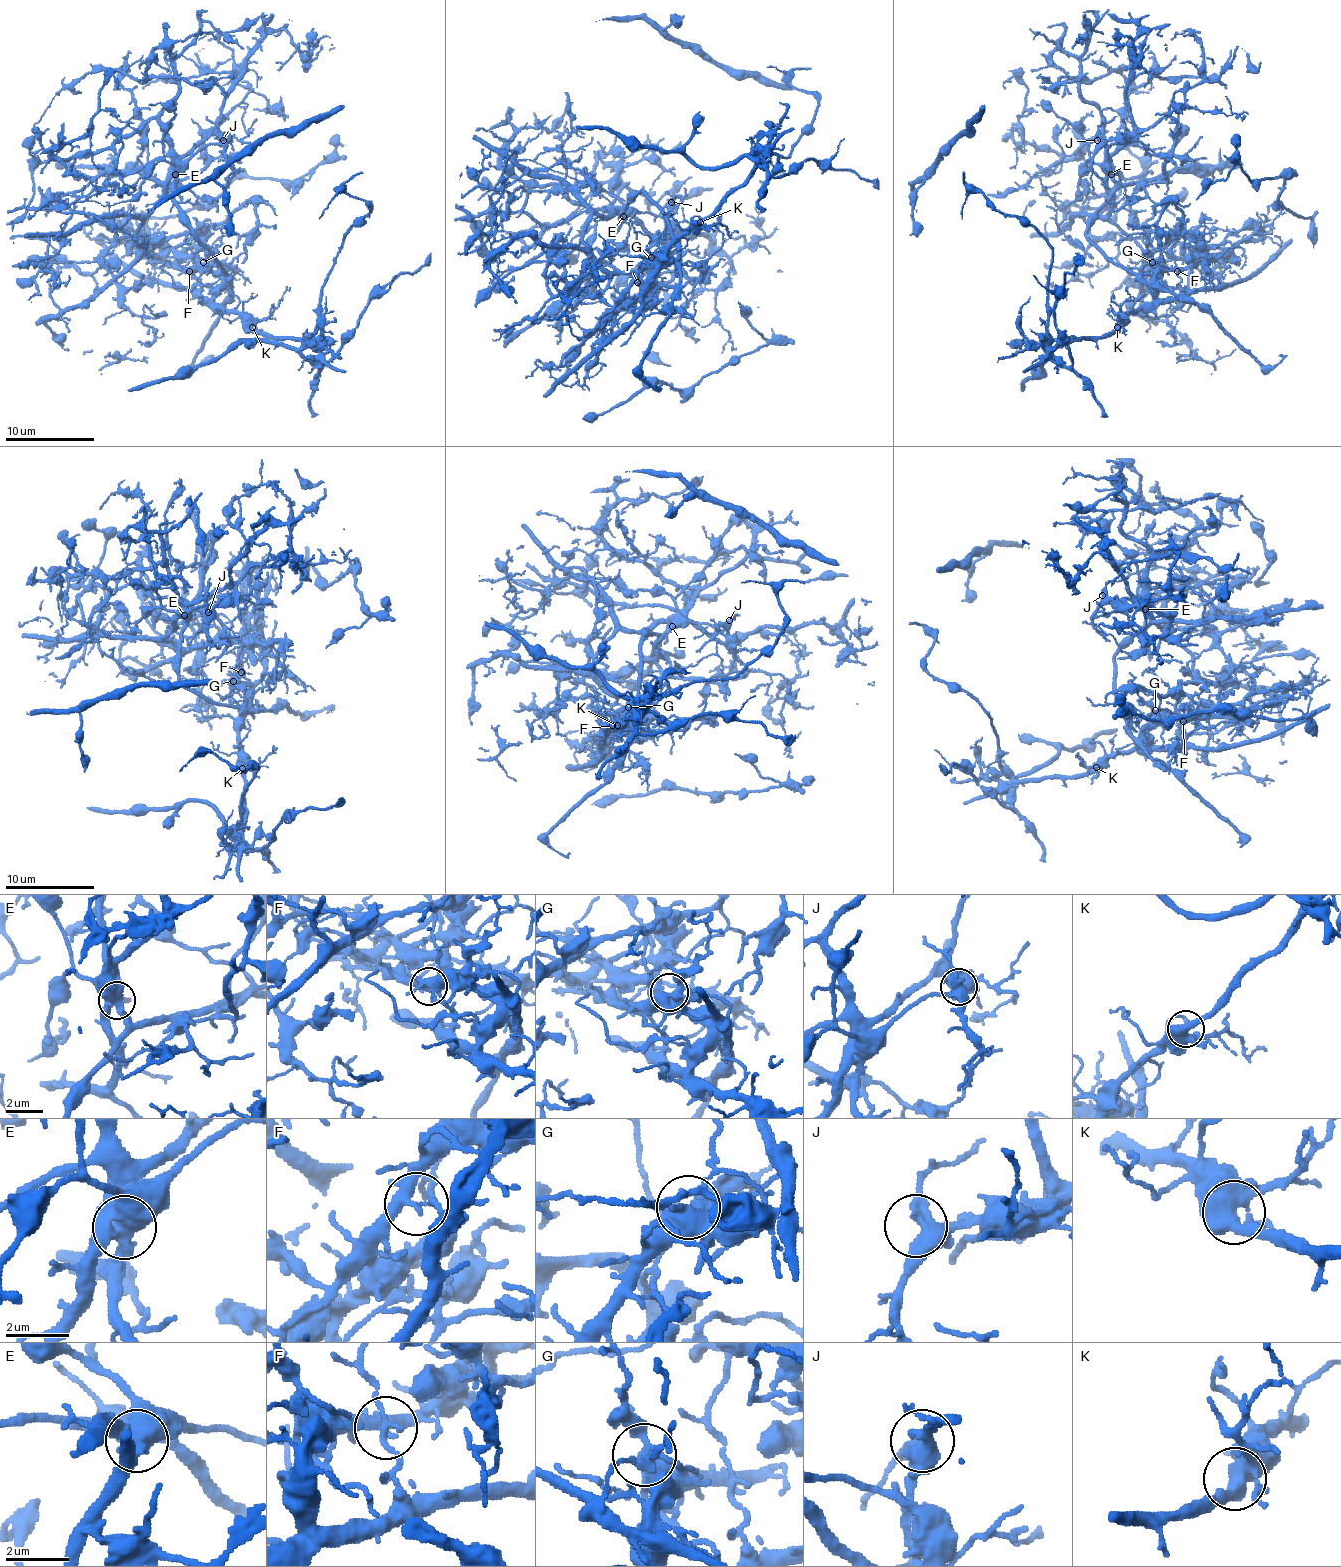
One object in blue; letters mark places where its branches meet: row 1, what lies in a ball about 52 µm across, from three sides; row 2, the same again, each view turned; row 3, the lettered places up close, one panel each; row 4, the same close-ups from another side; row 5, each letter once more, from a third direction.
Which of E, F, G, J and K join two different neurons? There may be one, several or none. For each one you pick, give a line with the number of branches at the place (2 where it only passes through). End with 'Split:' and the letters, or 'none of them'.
E: 3 branches meet
F: 5 branches meet
Split: E, F

